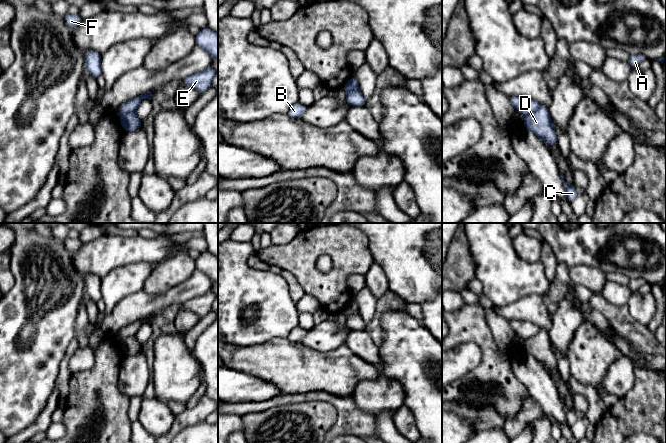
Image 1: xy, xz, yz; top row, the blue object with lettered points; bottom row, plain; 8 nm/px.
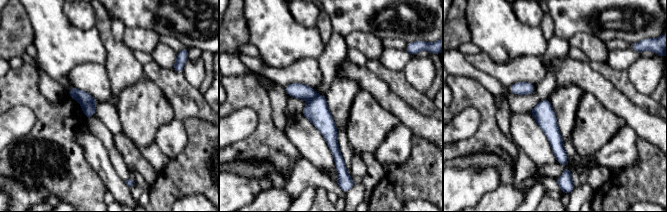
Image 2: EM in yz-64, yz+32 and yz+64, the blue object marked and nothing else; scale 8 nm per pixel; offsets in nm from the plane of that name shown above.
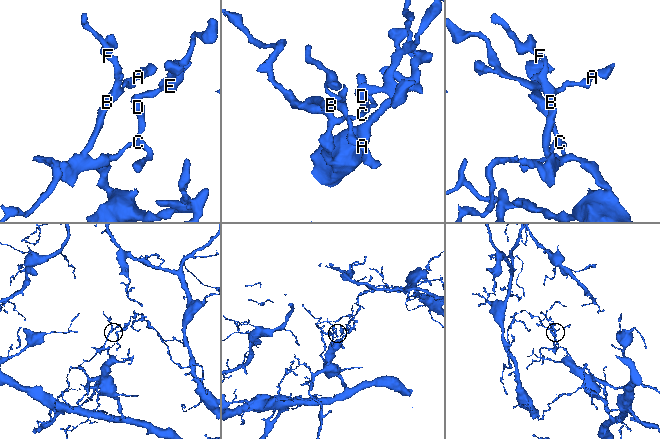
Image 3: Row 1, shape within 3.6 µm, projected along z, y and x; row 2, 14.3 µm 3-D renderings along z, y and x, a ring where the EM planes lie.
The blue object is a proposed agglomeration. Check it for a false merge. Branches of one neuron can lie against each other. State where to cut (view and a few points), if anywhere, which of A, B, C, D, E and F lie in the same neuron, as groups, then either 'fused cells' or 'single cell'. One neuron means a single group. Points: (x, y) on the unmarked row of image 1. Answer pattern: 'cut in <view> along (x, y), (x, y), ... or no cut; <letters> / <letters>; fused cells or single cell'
cut in yz along (540, 329), (525, 340); A B C D F / E; fused cells

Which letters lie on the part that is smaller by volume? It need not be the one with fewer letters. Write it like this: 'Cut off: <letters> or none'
Cut off: E

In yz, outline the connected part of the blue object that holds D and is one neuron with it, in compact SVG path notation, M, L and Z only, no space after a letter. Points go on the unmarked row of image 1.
M540 329L537 334L525 340L524 352L534 356L536 360L550 370L558 369L549 332Z

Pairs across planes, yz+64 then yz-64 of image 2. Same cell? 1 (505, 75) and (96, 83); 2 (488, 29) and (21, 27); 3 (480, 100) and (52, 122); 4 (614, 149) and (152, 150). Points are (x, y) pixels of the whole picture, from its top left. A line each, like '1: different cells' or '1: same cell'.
1: same cell
2: different cells
3: same cell
4: different cells

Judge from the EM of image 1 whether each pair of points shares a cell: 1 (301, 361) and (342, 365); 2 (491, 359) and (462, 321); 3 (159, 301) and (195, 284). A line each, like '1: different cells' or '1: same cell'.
1: same cell
2: same cell
3: same cell

